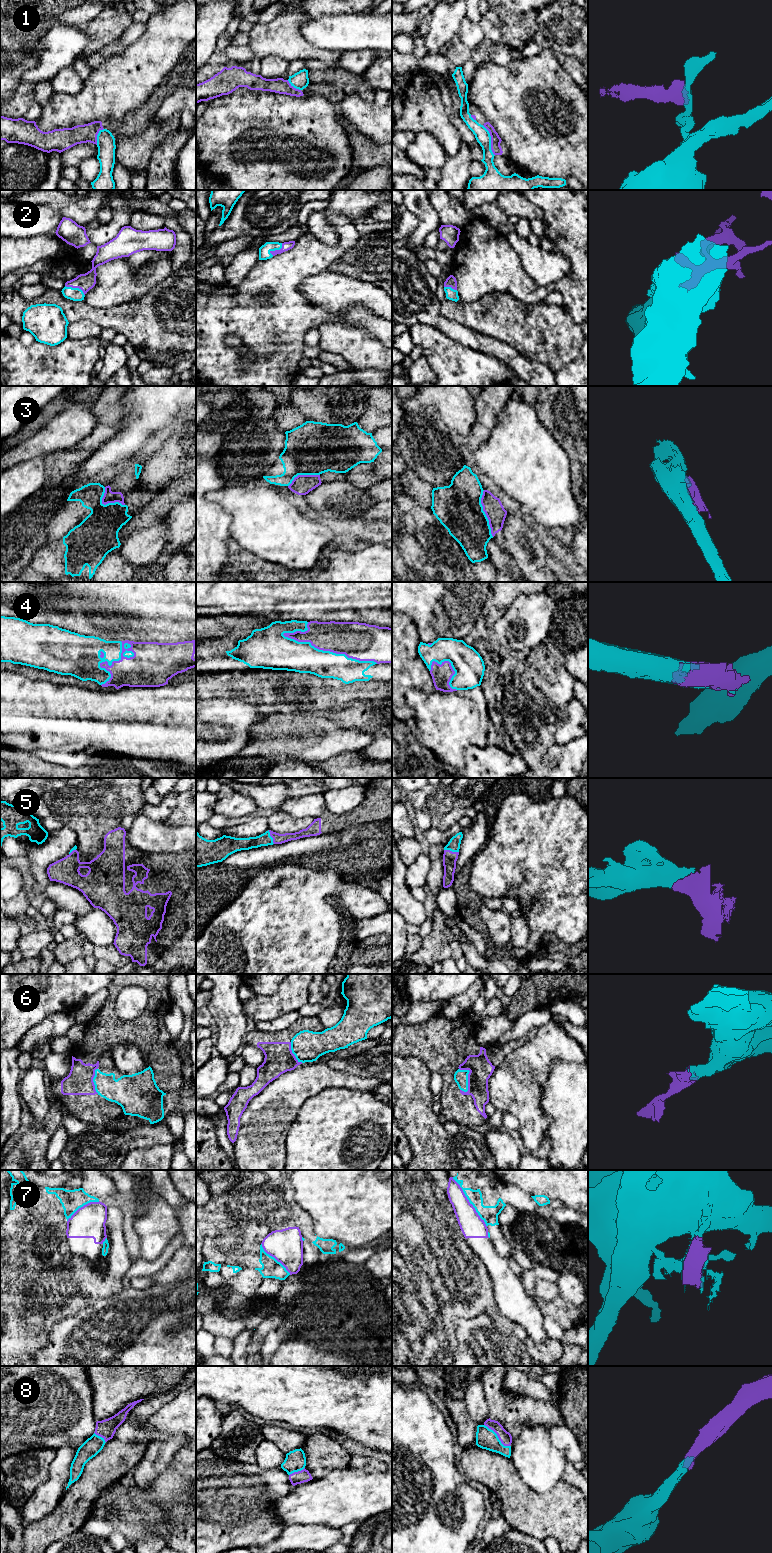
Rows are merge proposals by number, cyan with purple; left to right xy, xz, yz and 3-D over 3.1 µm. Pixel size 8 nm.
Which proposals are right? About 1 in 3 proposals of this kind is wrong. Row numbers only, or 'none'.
2, 4, 5, 8

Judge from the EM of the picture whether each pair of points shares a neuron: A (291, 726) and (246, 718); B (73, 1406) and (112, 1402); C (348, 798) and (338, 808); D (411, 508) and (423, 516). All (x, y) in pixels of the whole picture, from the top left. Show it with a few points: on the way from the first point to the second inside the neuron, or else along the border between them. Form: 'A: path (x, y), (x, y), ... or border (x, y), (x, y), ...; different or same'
A: border (262, 718), (250, 729), (250, 742); different
B: border (89, 1381), (92, 1387), (93, 1418), (96, 1421); different
C: path (346, 800), (340, 806); same
D: path (414, 508), (420, 514); same

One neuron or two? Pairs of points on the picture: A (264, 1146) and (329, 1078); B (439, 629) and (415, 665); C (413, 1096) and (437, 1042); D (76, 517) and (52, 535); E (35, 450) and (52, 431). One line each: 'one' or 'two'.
A: one
B: two
C: two
D: one
E: one

